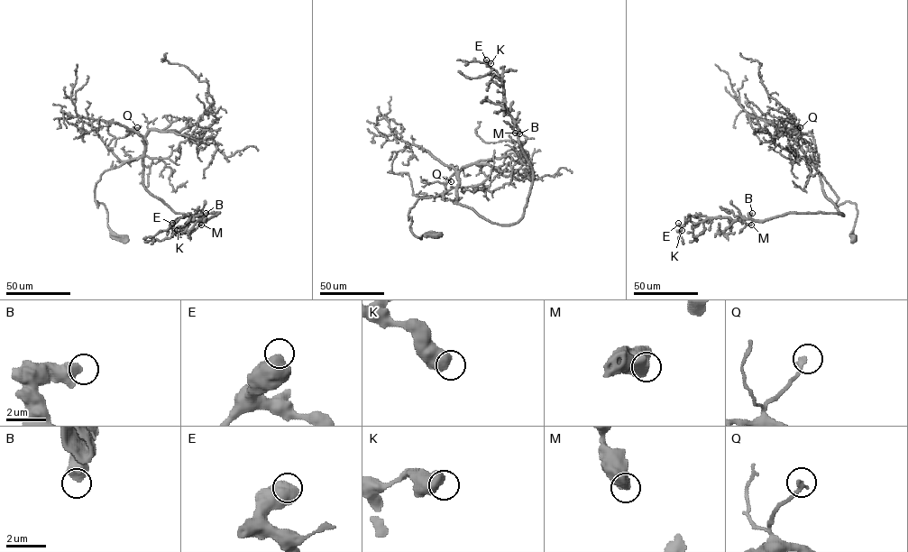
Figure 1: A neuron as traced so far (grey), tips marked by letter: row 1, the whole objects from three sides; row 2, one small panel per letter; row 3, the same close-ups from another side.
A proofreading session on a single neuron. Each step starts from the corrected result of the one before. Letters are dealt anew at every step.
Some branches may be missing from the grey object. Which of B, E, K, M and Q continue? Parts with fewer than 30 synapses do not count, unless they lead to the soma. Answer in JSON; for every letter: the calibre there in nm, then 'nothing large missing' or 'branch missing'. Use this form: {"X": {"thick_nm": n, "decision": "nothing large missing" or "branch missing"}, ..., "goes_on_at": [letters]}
{"B": {"thick_nm": 600, "decision": "nothing large missing"}, "E": {"thick_nm": 650, "decision": "nothing large missing"}, "K": {"thick_nm": 700, "decision": "nothing large missing"}, "M": {"thick_nm": 800, "decision": "nothing large missing"}, "Q": {"thick_nm": 200, "decision": "nothing large missing"}, "goes_on_at": []}

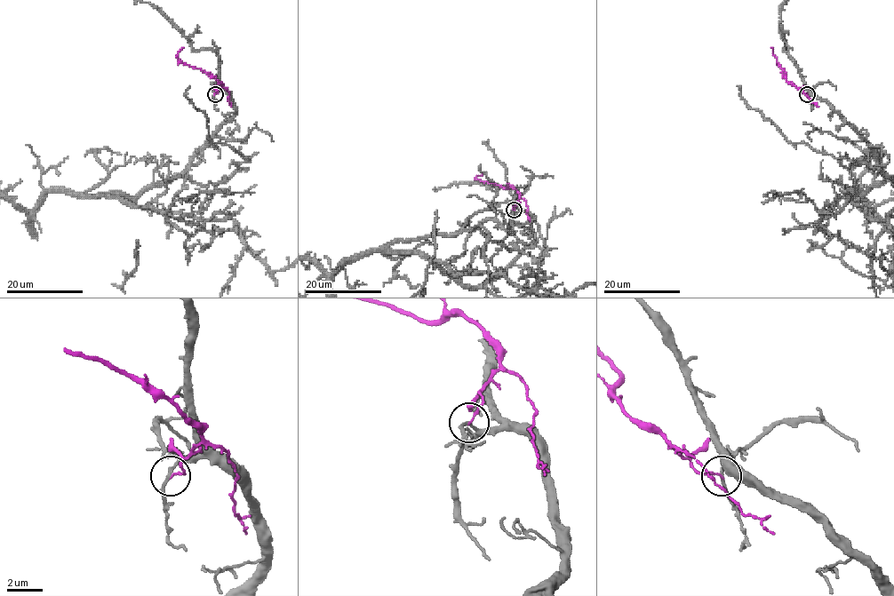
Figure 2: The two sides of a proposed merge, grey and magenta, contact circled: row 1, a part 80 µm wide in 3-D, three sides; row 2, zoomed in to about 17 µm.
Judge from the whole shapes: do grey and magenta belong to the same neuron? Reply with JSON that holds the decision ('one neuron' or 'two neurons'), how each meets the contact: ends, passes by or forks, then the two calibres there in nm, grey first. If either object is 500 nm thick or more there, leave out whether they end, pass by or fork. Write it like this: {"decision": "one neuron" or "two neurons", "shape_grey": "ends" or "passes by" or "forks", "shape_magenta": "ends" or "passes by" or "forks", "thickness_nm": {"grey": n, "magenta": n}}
{"decision": "two neurons", "shape_grey": "passes by", "shape_magenta": "ends", "thickness_nm": {"grey": 160, "magenta": 90}}

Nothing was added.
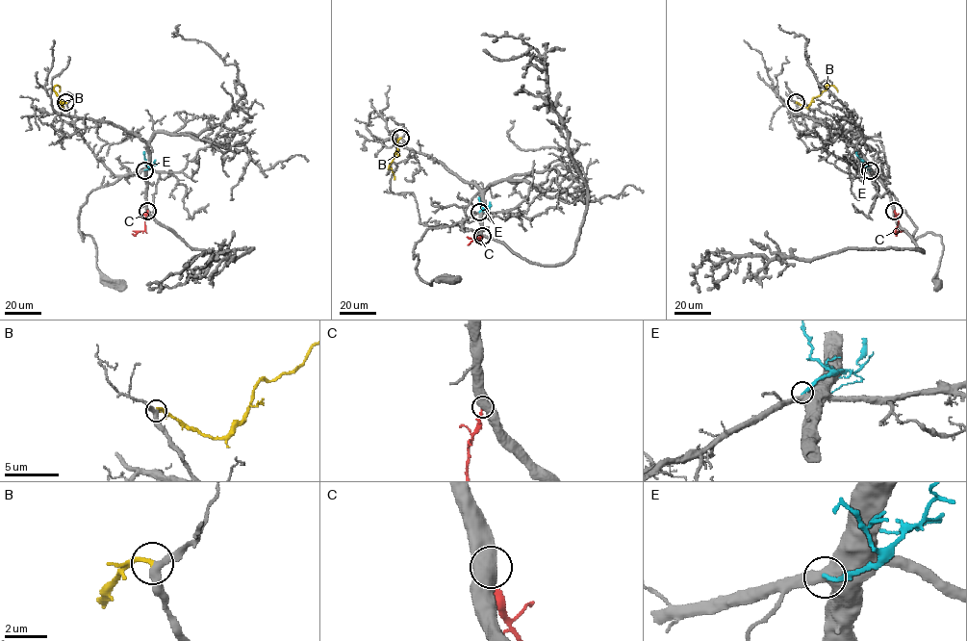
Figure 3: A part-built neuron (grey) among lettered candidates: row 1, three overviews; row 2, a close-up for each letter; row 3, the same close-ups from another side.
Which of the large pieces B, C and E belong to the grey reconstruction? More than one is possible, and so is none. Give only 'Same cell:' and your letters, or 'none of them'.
Same cell: B

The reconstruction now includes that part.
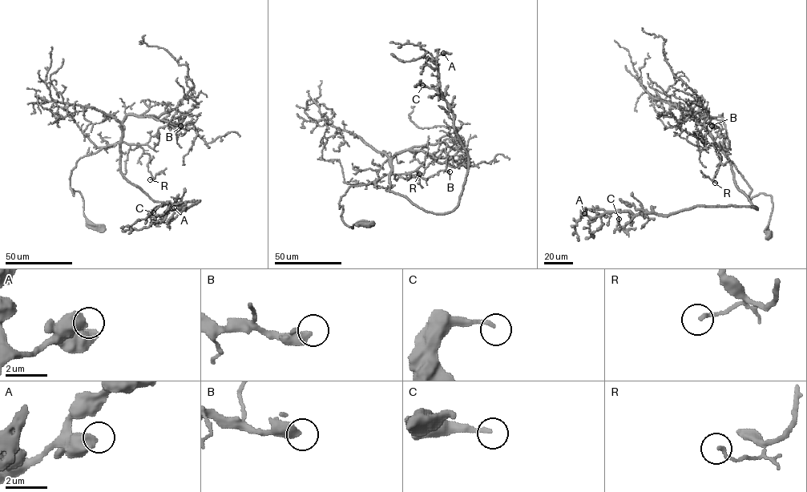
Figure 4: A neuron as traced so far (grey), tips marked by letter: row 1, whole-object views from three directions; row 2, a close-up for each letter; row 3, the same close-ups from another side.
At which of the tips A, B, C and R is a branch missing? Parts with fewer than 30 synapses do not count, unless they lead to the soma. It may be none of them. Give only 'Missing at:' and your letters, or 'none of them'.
Missing at: B

